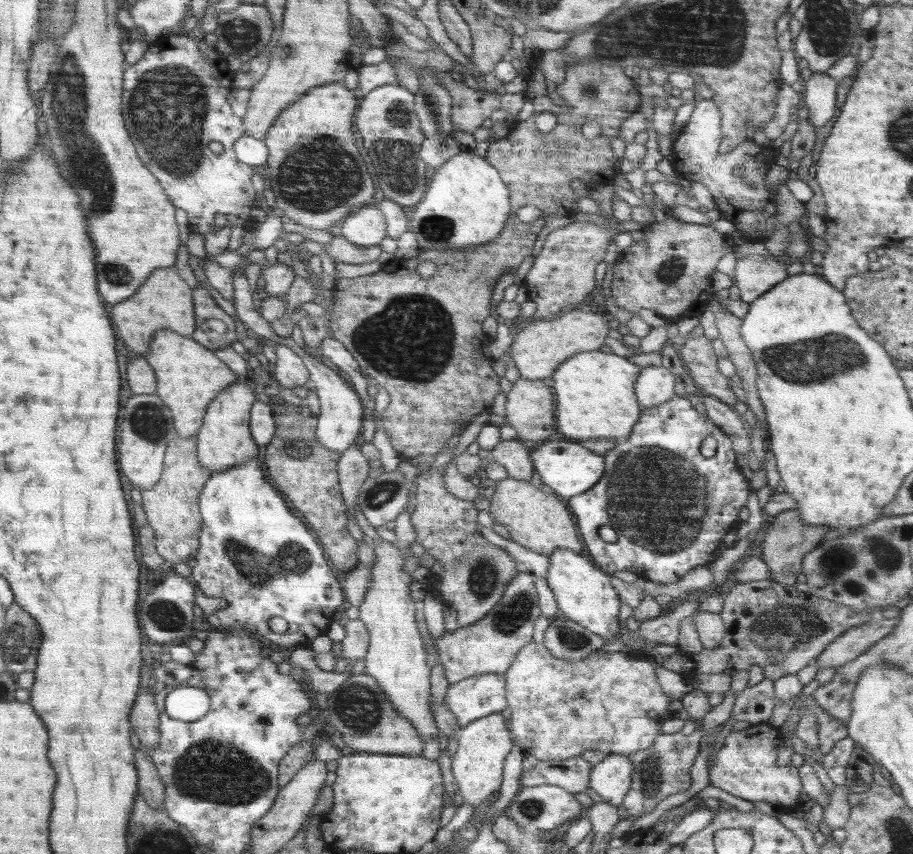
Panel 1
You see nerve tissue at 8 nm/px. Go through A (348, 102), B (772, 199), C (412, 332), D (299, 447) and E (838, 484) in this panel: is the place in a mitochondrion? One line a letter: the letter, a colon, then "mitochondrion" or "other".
A: other
B: other
C: mitochondrion
D: mitochondrion
E: other

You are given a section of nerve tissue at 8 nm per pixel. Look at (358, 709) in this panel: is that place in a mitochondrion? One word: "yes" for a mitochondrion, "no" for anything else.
yes

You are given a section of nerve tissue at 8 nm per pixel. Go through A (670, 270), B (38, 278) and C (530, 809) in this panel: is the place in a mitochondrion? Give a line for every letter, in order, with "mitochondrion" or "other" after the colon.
A: mitochondrion
B: other
C: mitochondrion

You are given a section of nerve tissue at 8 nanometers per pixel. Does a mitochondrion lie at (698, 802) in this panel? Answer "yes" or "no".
no

